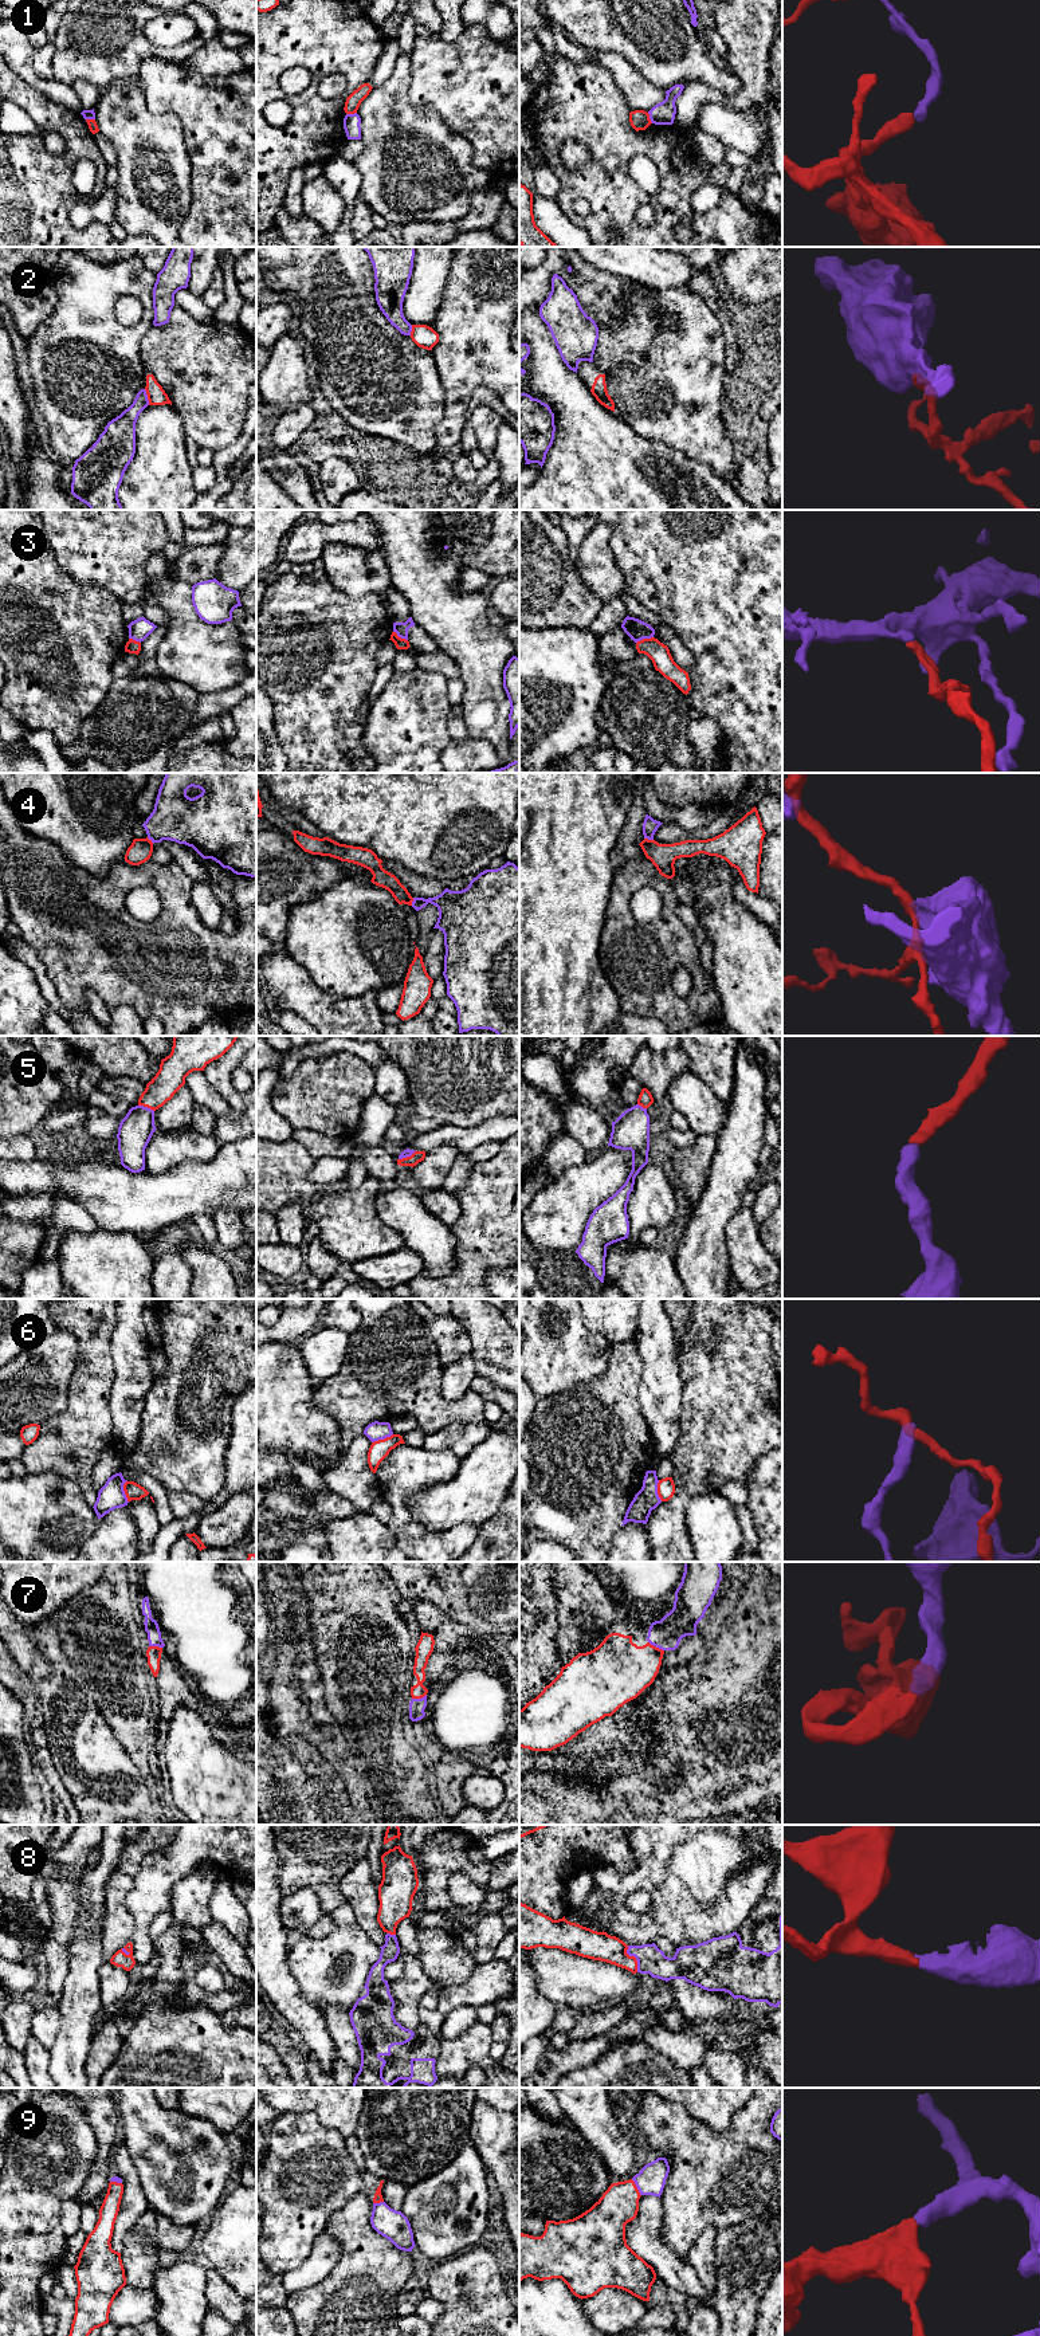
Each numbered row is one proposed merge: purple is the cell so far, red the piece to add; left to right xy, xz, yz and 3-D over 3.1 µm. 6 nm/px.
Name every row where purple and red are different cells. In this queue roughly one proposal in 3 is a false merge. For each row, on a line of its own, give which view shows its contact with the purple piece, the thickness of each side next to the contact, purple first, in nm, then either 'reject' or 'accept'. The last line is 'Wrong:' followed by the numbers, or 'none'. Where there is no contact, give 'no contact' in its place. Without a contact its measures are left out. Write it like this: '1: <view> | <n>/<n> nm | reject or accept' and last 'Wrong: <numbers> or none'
1: xz | 100/90 nm | reject
2: xy | 160/110 nm | reject
3: yz | 120/120 nm | reject
4: yz | 90/150 nm | reject
5: xy | 200/170 nm | accept
6: xy | 160/110 nm | reject
7: yz | 190/340 nm | accept
8: yz | 160/180 nm | accept
9: yz | 170/240 nm | accept
Wrong: 1, 2, 3, 4, 6

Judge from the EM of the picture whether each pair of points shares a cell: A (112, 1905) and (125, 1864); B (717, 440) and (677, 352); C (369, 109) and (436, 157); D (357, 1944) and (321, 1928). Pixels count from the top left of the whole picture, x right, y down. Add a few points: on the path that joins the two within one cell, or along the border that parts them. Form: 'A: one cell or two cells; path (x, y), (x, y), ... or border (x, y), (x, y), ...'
A: two cells; border (117, 1868), (133, 1876)
B: one cell; path (706, 419), (706, 404), (682, 380), (682, 373)
C: one cell; path (385, 122), (420, 157)
D: two cells; border (337, 1927), (322, 1936), (309, 1935)

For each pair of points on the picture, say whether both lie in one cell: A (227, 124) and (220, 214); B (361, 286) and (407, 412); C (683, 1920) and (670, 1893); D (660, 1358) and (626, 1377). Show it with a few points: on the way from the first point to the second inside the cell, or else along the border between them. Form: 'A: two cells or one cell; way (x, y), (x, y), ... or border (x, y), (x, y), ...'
A: one cell; way (227, 146), (224, 191)
B: one cell; way (365, 317), (367, 364), (383, 381)
C: one cell; way (677, 1914), (671, 1900)
D: two cells; border (635, 1337), (643, 1365), (639, 1398)

